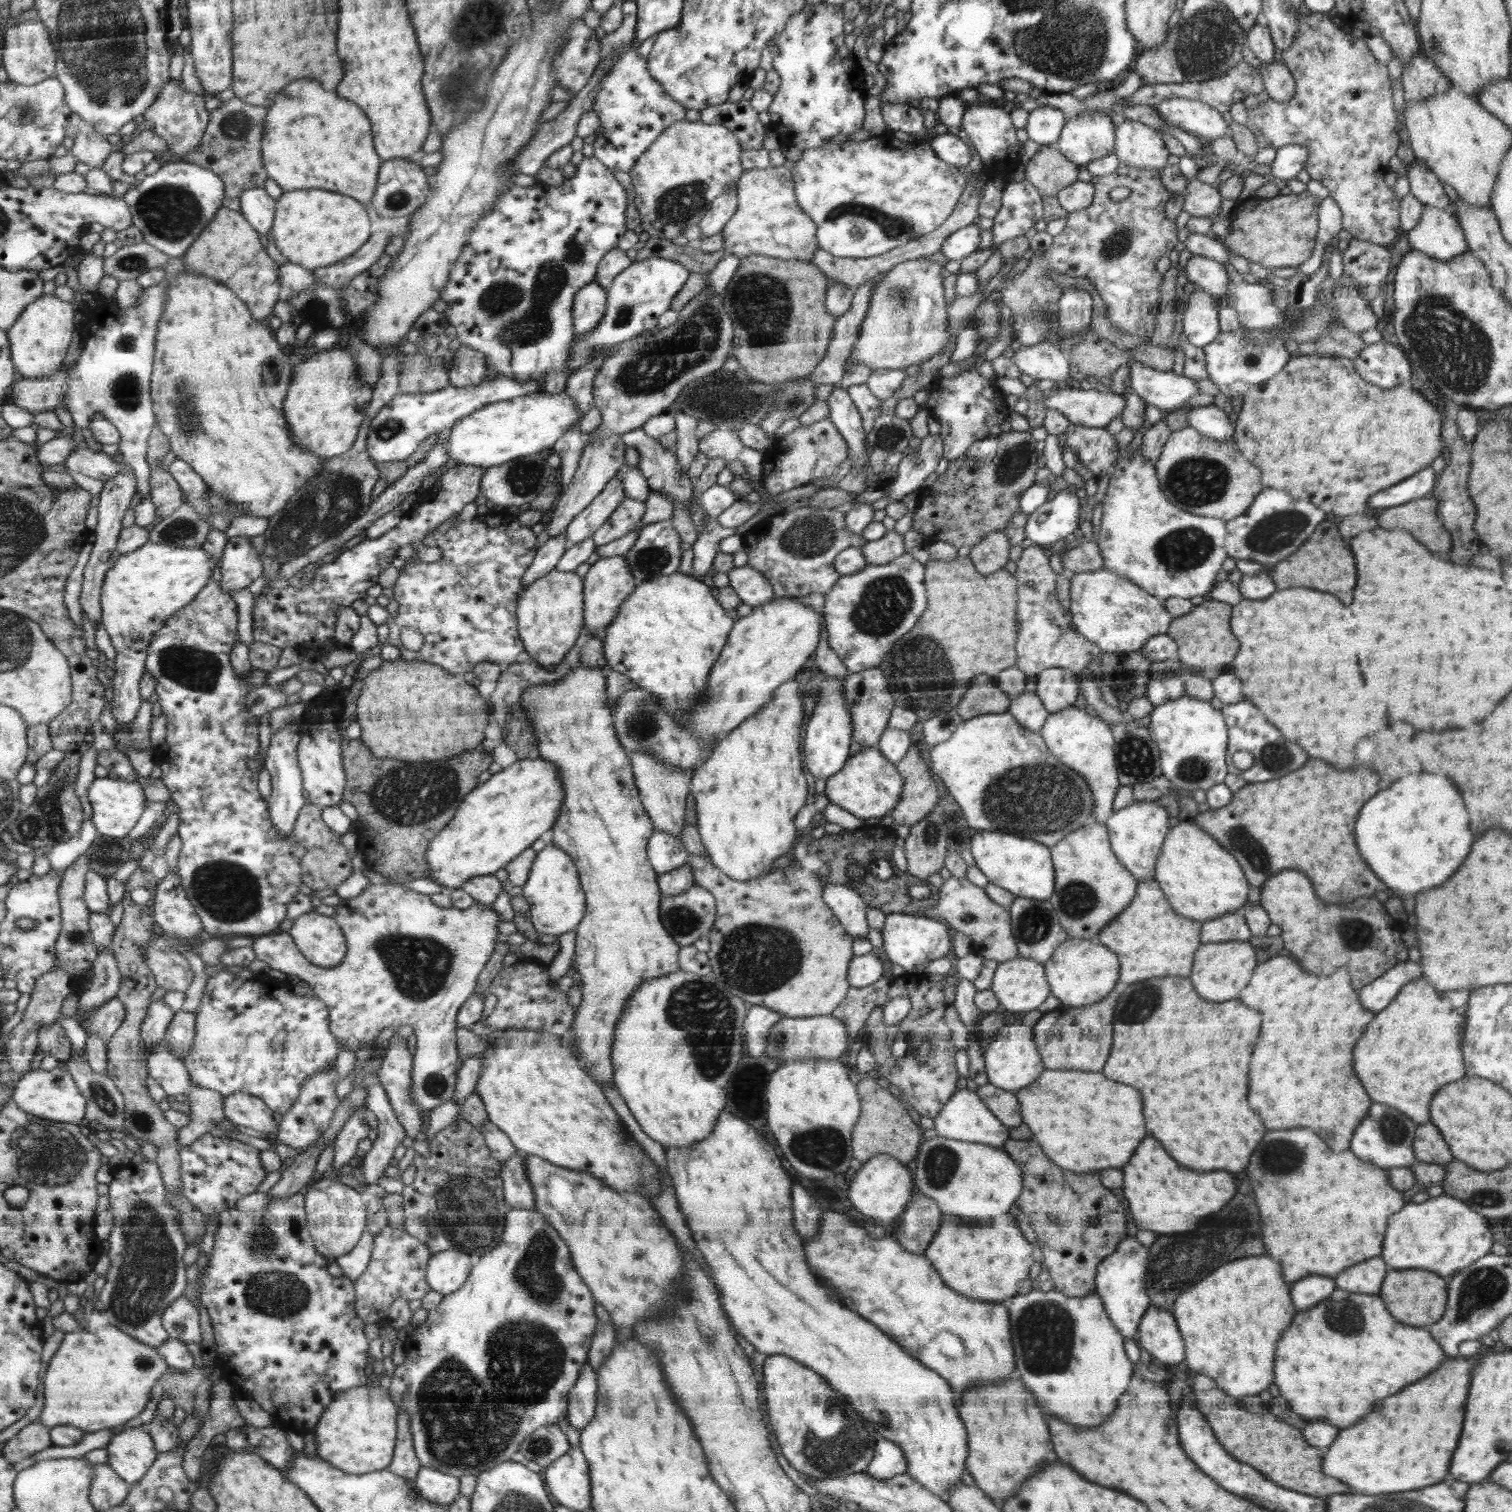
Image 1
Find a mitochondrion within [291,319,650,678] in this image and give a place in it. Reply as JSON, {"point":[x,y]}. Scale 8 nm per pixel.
{"point":[523,478]}

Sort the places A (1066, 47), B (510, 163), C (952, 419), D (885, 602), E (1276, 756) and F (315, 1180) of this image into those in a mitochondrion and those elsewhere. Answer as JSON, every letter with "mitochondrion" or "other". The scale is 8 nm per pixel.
{"A":"mitochondrion","B":"other","C":"other","D":"mitochondrion","E":"mitochondrion","F":"other"}

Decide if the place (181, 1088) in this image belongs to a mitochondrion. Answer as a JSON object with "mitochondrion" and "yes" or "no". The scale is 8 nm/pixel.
{"mitochondrion":"no"}

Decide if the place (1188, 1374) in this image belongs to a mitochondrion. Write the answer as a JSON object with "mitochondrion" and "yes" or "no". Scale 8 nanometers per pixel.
{"mitochondrion":"no"}

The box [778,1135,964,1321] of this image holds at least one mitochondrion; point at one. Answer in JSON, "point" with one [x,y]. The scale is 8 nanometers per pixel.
{"point":[940,1165]}

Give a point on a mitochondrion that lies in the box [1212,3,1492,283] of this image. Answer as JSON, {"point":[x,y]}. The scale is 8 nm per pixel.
{"point":[1437,43]}

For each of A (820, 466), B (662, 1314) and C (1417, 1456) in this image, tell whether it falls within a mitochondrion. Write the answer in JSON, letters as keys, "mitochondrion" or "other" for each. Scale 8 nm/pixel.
{"A":"other","B":"other","C":"other"}

